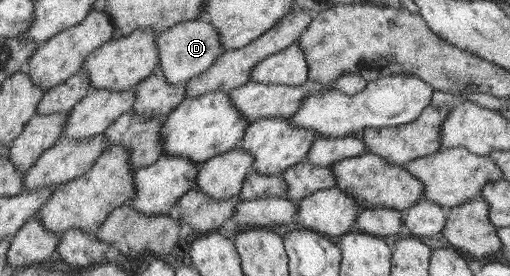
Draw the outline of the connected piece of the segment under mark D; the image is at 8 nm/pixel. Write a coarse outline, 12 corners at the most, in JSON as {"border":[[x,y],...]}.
{"border":[[203,17],[158,32],[159,66],[184,85],[224,53]]}

